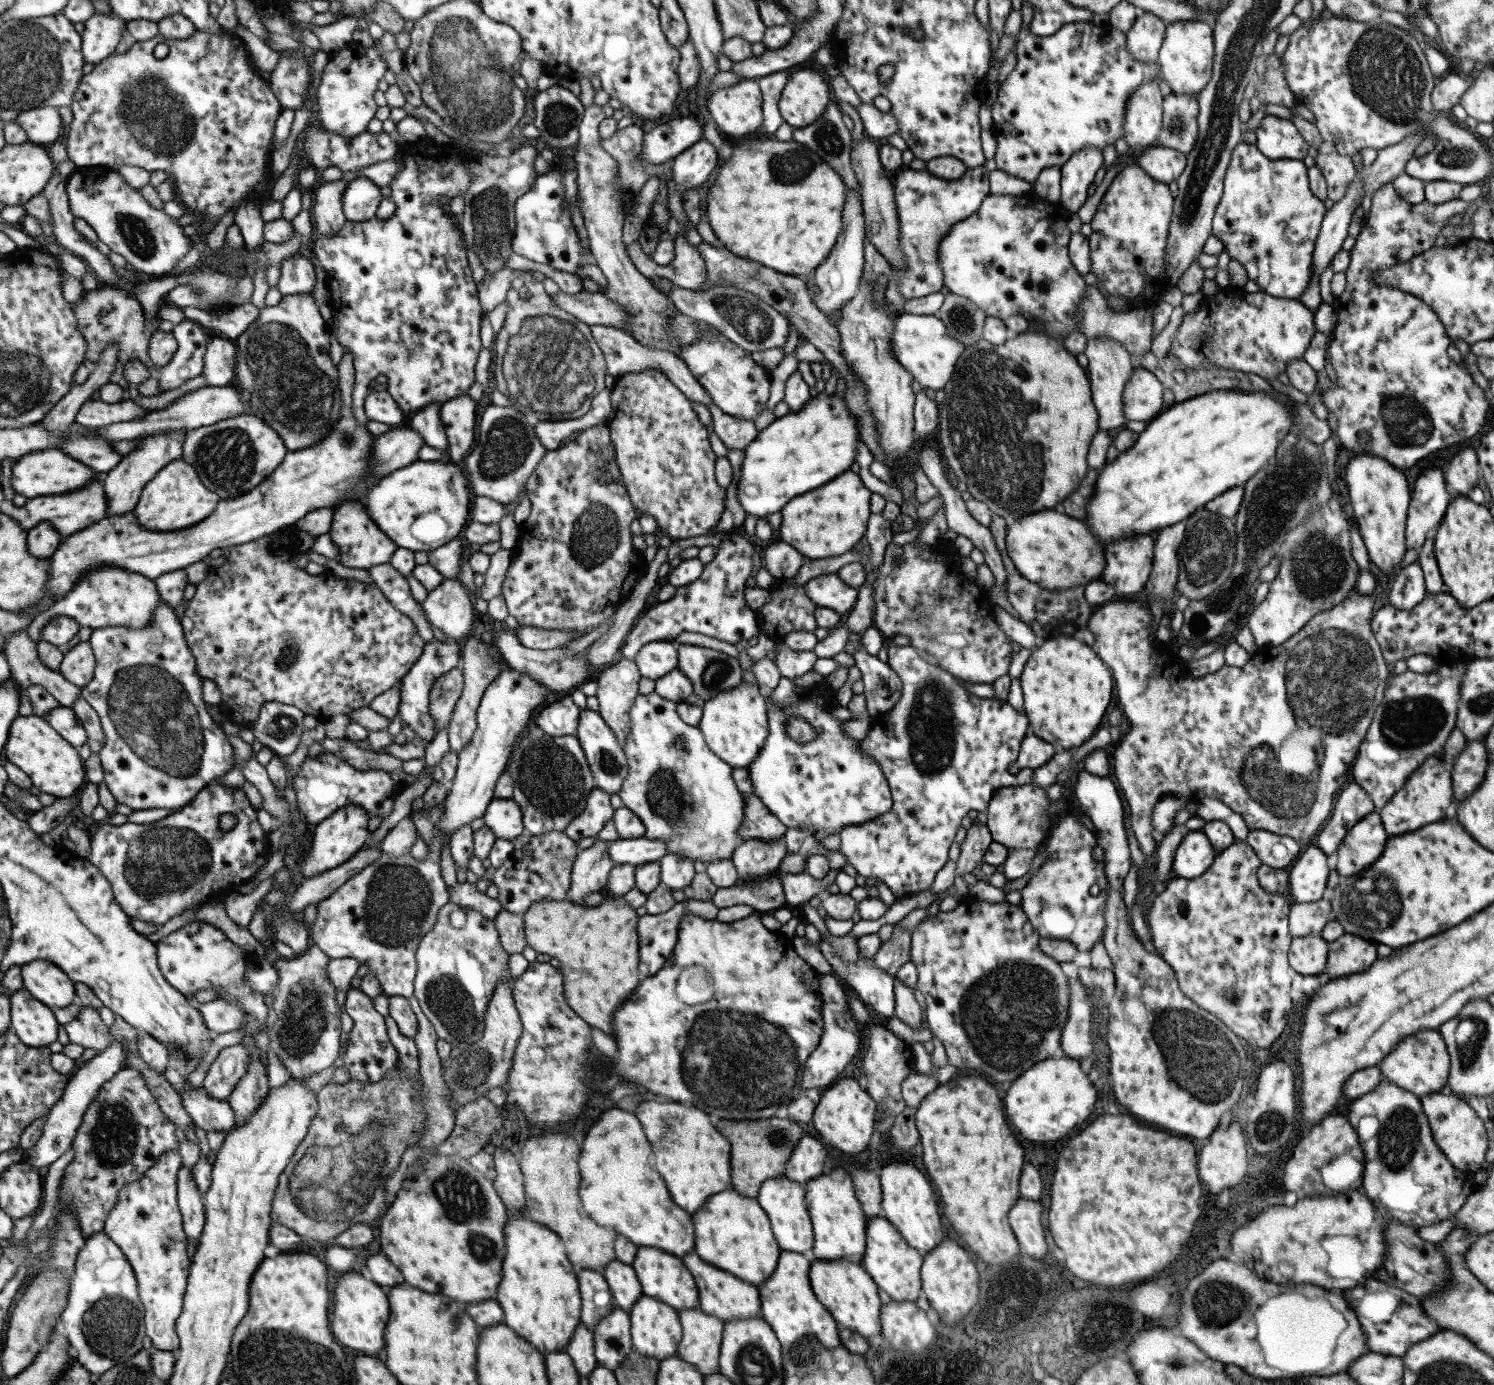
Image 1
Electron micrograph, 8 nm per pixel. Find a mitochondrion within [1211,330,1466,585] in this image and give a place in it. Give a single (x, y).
(1401, 414)

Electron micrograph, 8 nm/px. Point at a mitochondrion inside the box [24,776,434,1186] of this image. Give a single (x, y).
(168, 859)

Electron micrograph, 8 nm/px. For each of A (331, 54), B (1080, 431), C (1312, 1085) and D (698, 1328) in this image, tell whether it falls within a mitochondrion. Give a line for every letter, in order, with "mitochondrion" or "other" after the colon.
A: other
B: other
C: other
D: other

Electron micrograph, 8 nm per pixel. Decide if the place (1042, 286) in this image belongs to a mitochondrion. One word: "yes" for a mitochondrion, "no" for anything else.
no

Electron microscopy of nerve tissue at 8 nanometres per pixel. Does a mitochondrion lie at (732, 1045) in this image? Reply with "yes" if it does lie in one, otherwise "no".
yes

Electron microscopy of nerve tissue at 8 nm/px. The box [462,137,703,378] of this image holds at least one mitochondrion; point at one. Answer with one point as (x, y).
(491, 222)

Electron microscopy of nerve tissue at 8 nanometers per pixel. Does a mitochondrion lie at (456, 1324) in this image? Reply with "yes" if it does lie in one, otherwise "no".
yes

